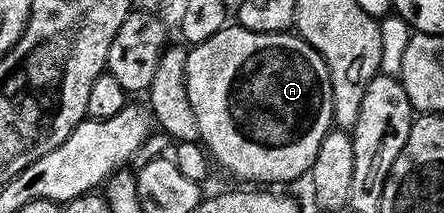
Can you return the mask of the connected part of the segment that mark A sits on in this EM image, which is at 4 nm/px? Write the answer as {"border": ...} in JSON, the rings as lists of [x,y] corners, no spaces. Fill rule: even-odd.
{"border":[[[226,26],[214,38],[188,48],[184,81],[209,157],[244,180],[296,180],[303,172],[305,175],[318,154],[318,146],[322,146],[322,138],[333,127],[332,87],[326,62],[314,46],[291,31],[255,32]]]}

